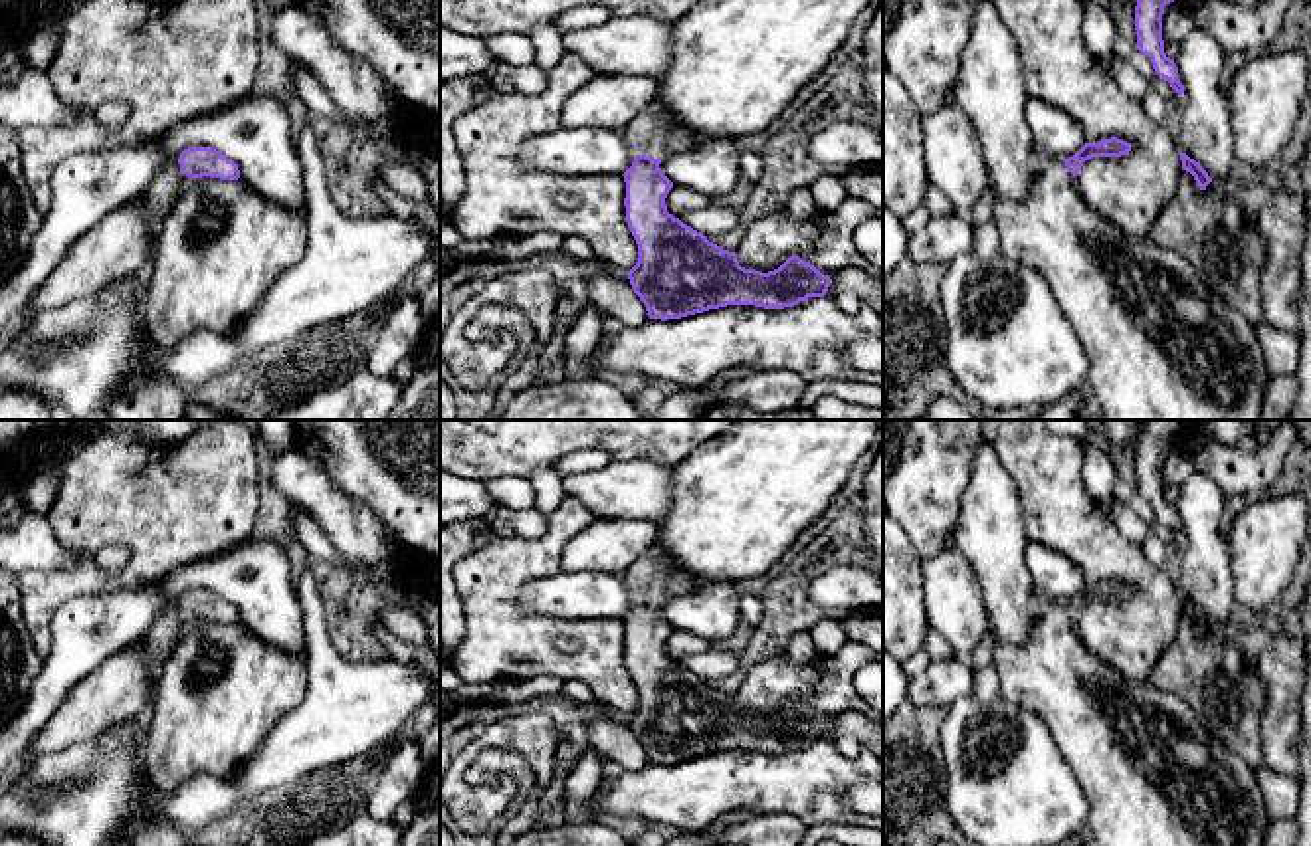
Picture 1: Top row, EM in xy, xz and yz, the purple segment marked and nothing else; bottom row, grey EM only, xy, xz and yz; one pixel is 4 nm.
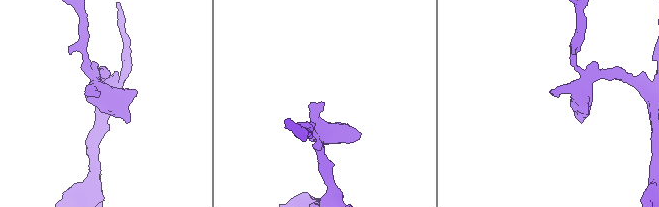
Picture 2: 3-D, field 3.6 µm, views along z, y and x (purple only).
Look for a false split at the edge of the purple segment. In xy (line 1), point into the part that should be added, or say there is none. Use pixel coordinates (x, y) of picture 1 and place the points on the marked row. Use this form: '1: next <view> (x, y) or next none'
1: next none

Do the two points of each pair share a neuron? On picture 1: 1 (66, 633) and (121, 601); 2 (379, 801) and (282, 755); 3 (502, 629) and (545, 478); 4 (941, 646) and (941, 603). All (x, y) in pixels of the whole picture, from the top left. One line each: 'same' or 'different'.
1: same
2: different
3: different
4: different

